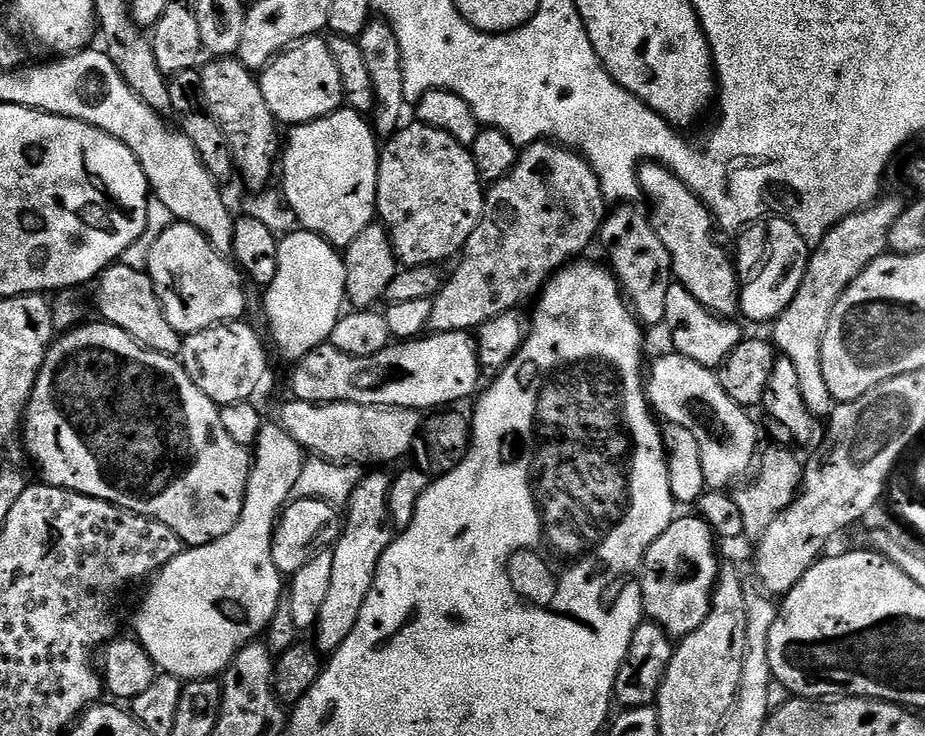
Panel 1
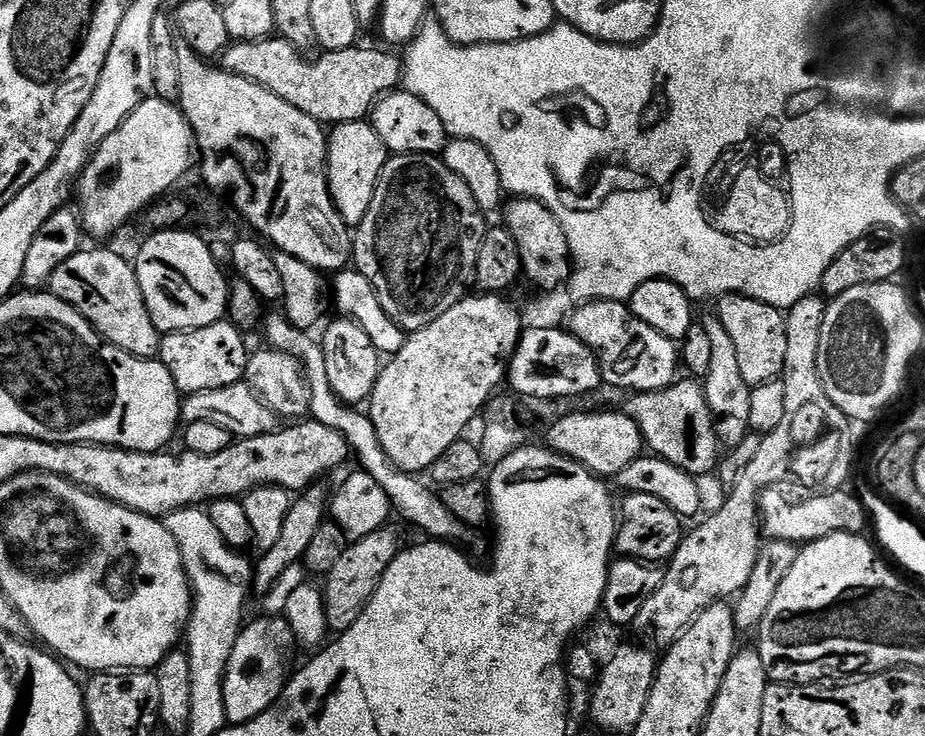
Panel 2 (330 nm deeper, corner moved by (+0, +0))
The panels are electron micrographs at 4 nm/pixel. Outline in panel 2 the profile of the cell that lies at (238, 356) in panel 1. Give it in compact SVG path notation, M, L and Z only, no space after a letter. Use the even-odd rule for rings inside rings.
M231 319L219 320L217 324L195 328L189 332L169 332L161 335L158 358L170 370L181 393L218 390L222 386L238 384L244 380L250 348L244 345L245 333Z

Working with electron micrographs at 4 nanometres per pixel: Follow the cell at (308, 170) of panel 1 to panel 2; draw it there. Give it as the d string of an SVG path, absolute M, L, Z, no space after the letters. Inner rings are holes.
M355 120L349 124L338 124L331 129L328 136L328 189L332 195L334 206L341 218L355 226L366 218L366 210L370 210L370 202L374 198L374 190L378 186L378 178L384 169L384 163L390 153L384 147L382 138L373 130L371 123Z

